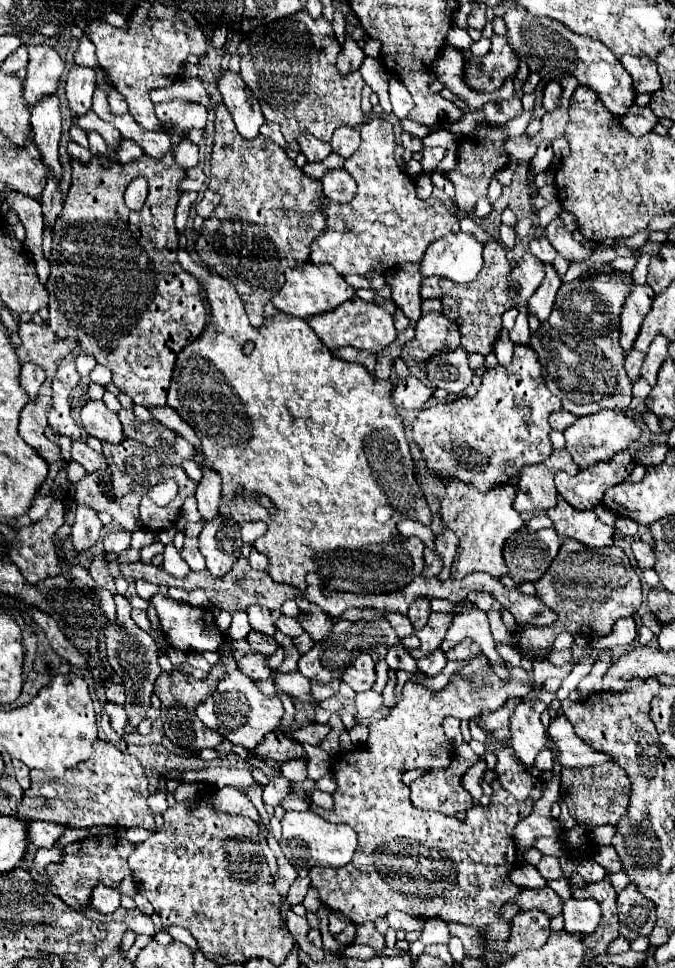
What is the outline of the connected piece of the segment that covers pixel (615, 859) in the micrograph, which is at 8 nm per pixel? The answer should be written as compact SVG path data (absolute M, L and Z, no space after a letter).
M598 846L596 854L594 854L594 860L602 868L606 868L608 872L620 872L622 870L622 860L620 860L614 846Z

